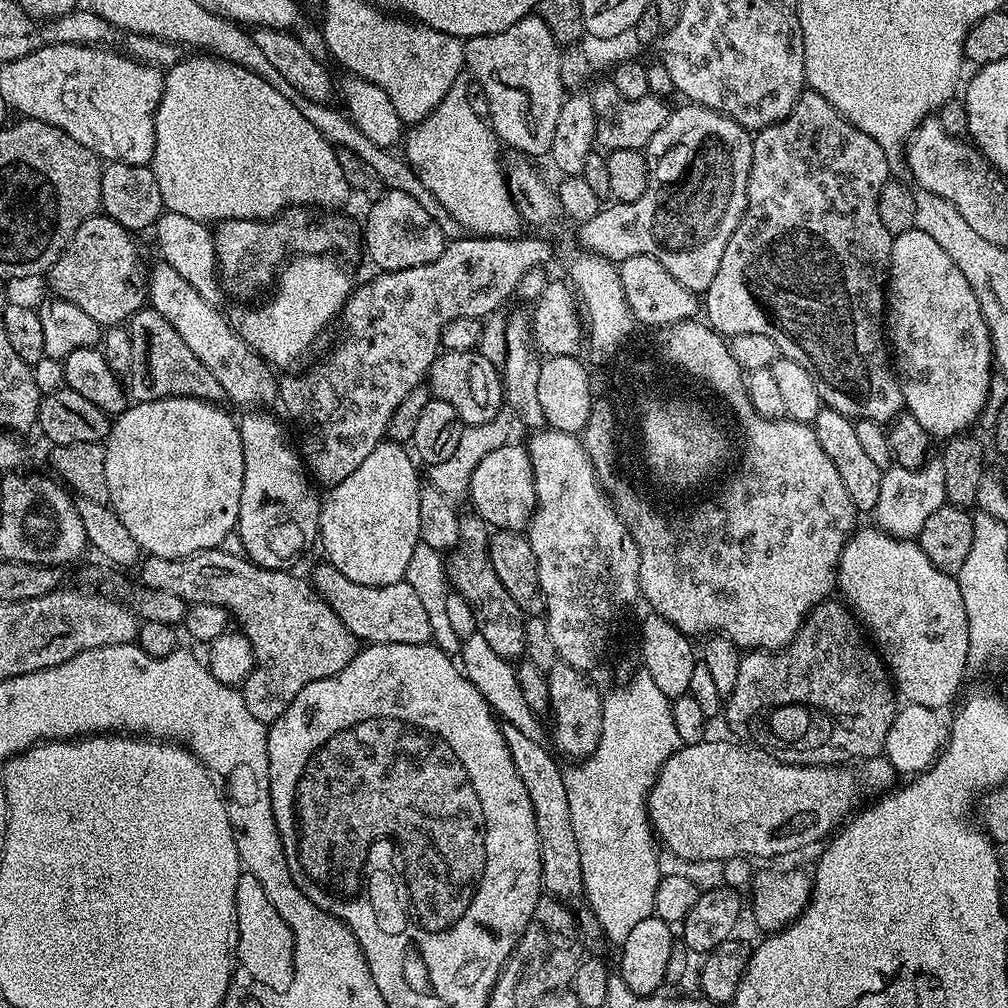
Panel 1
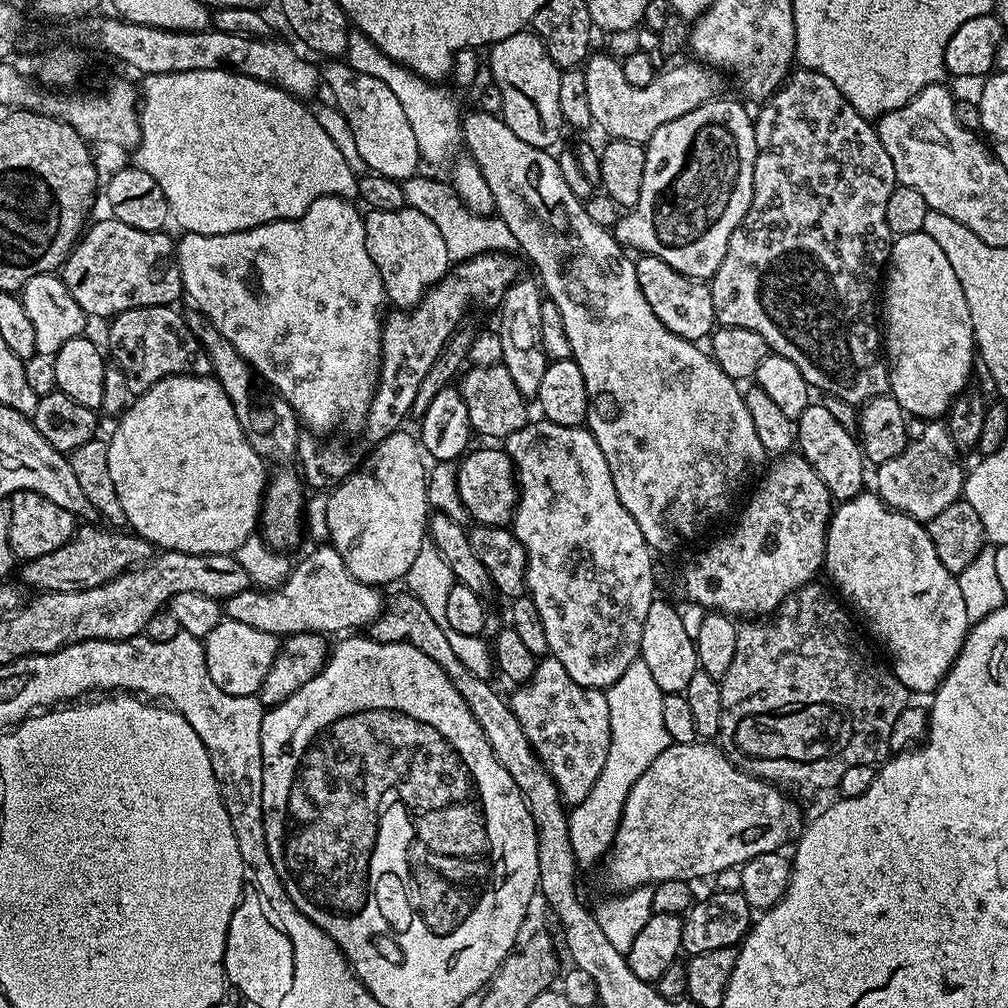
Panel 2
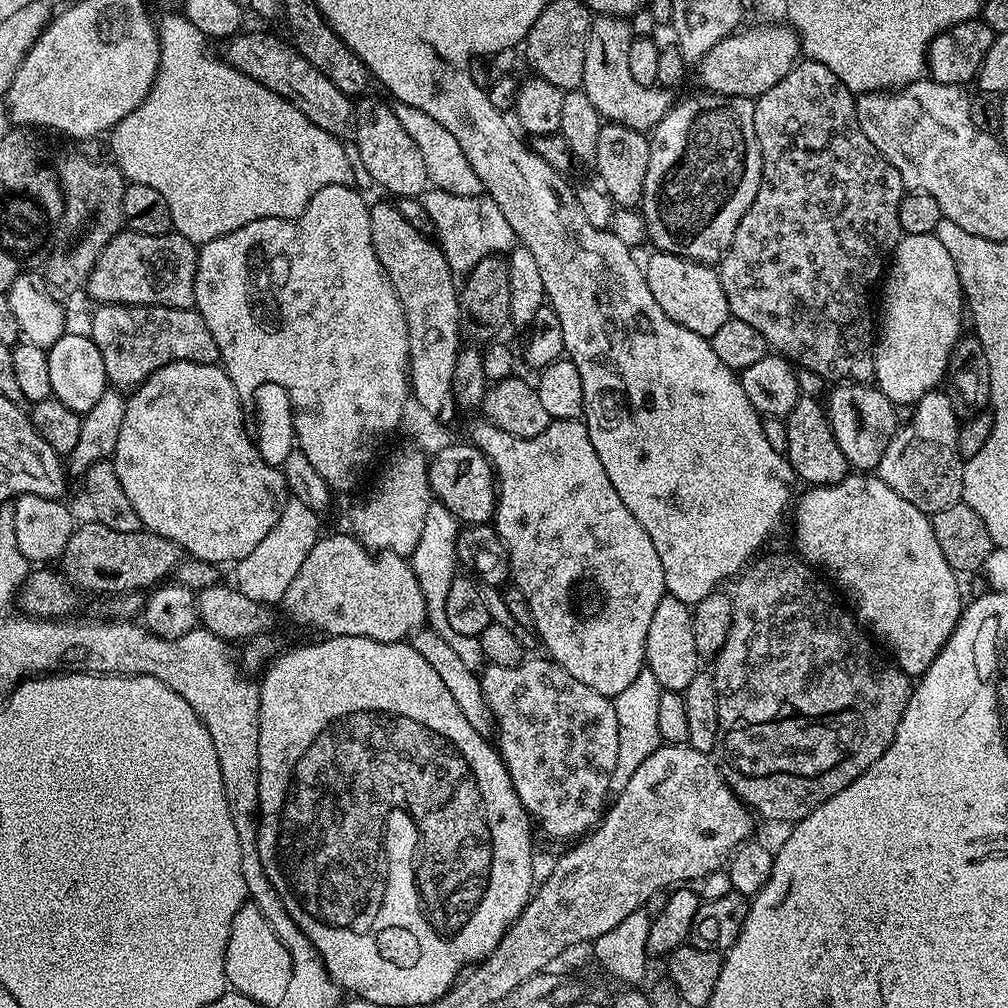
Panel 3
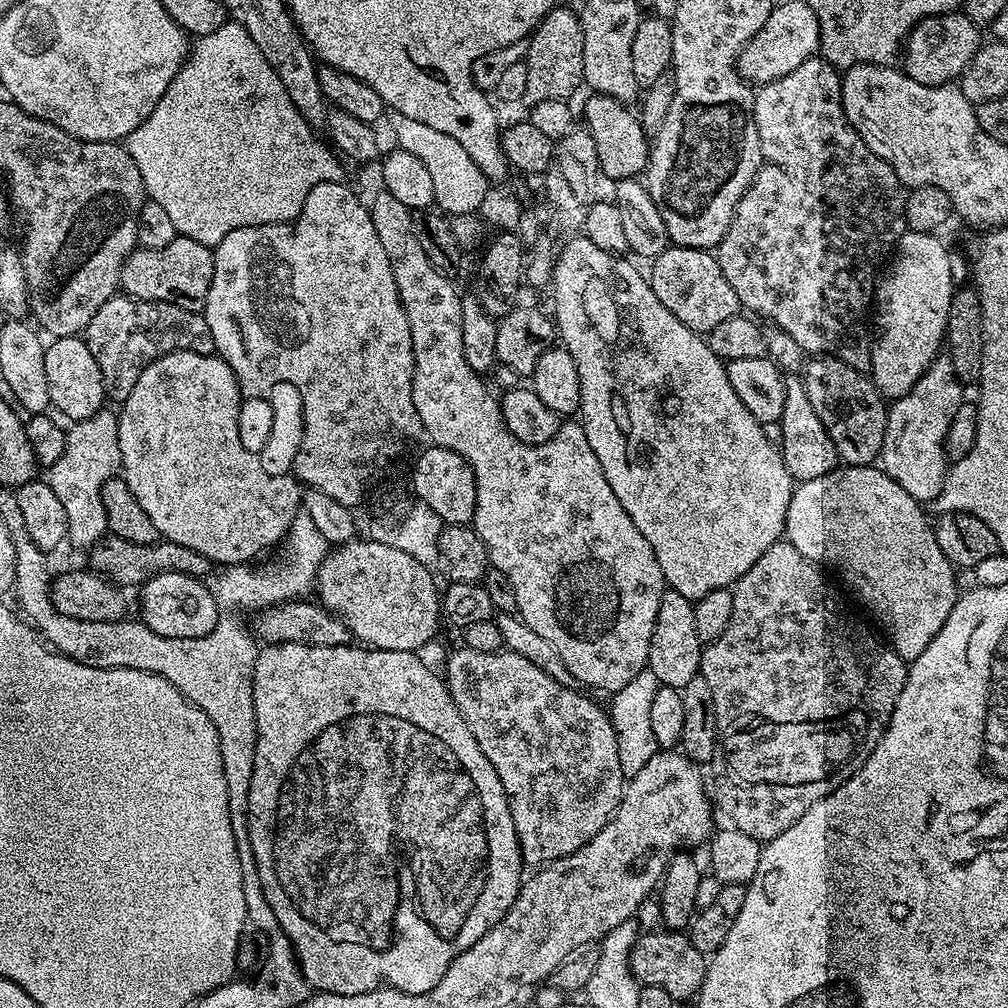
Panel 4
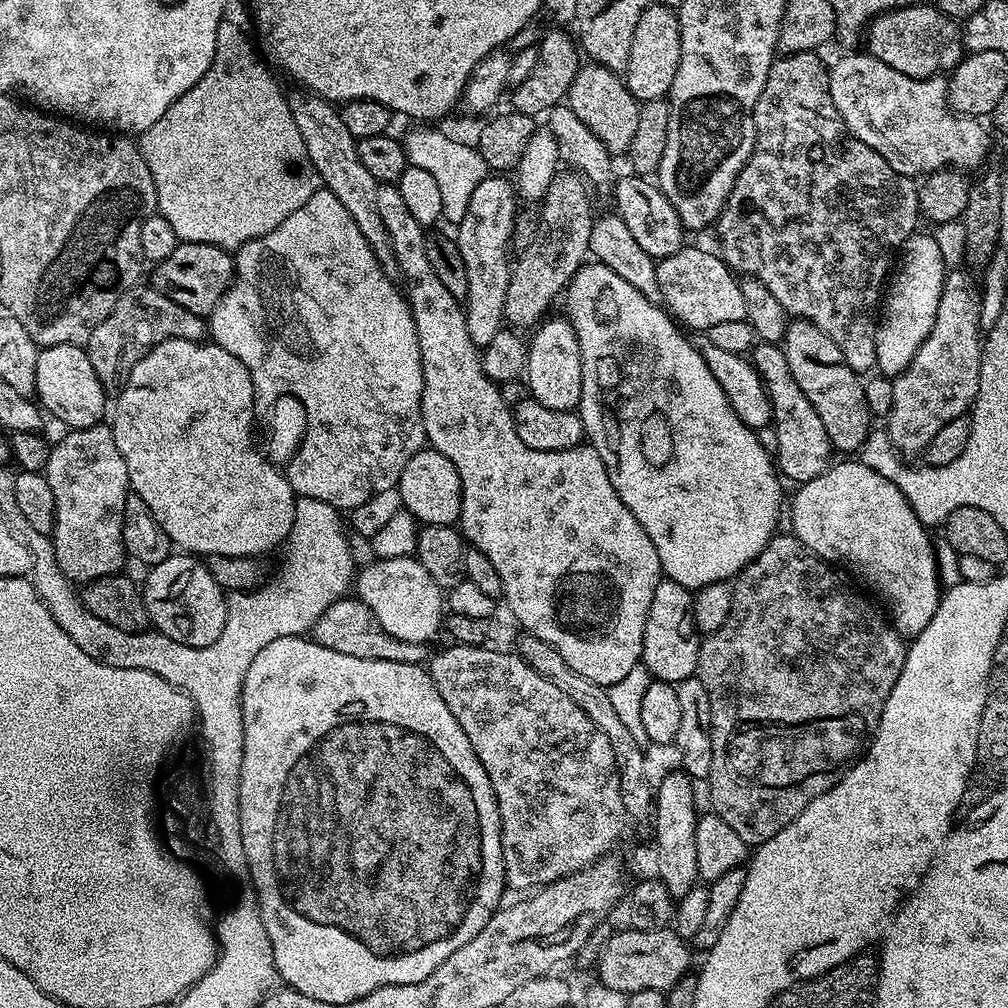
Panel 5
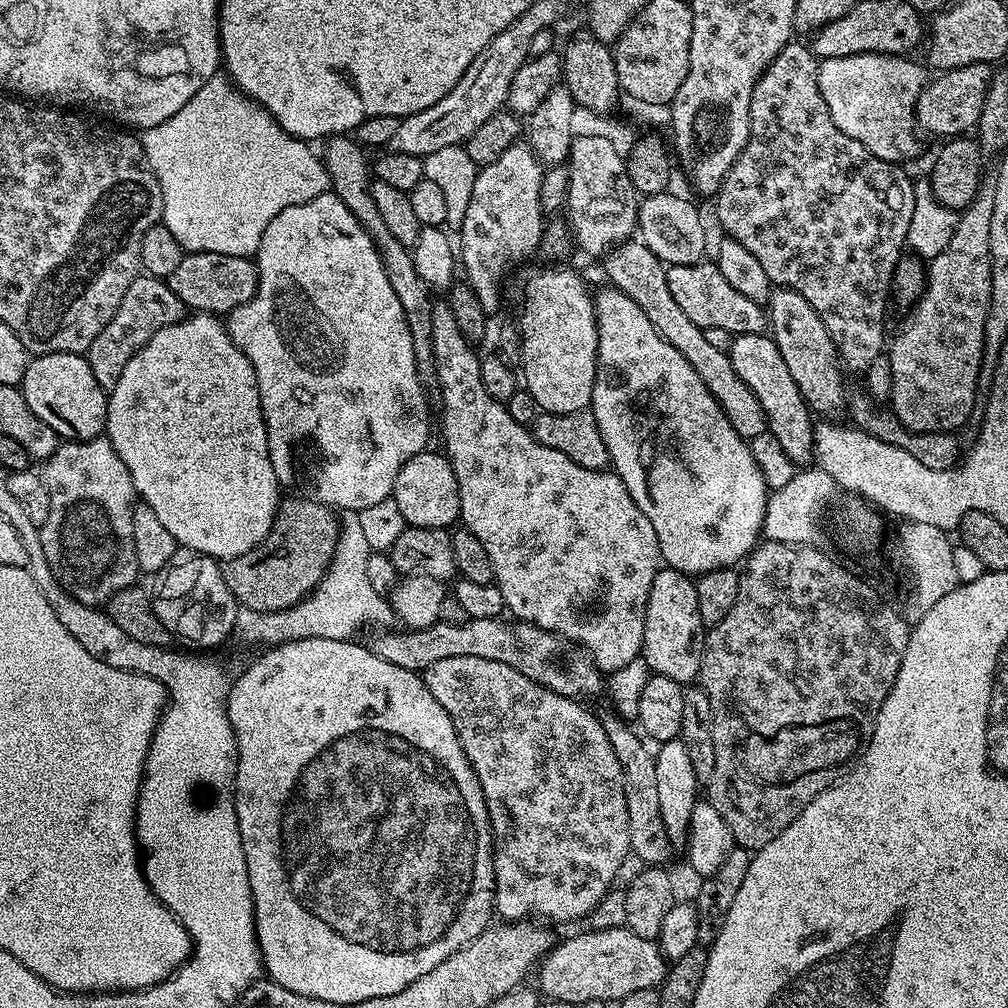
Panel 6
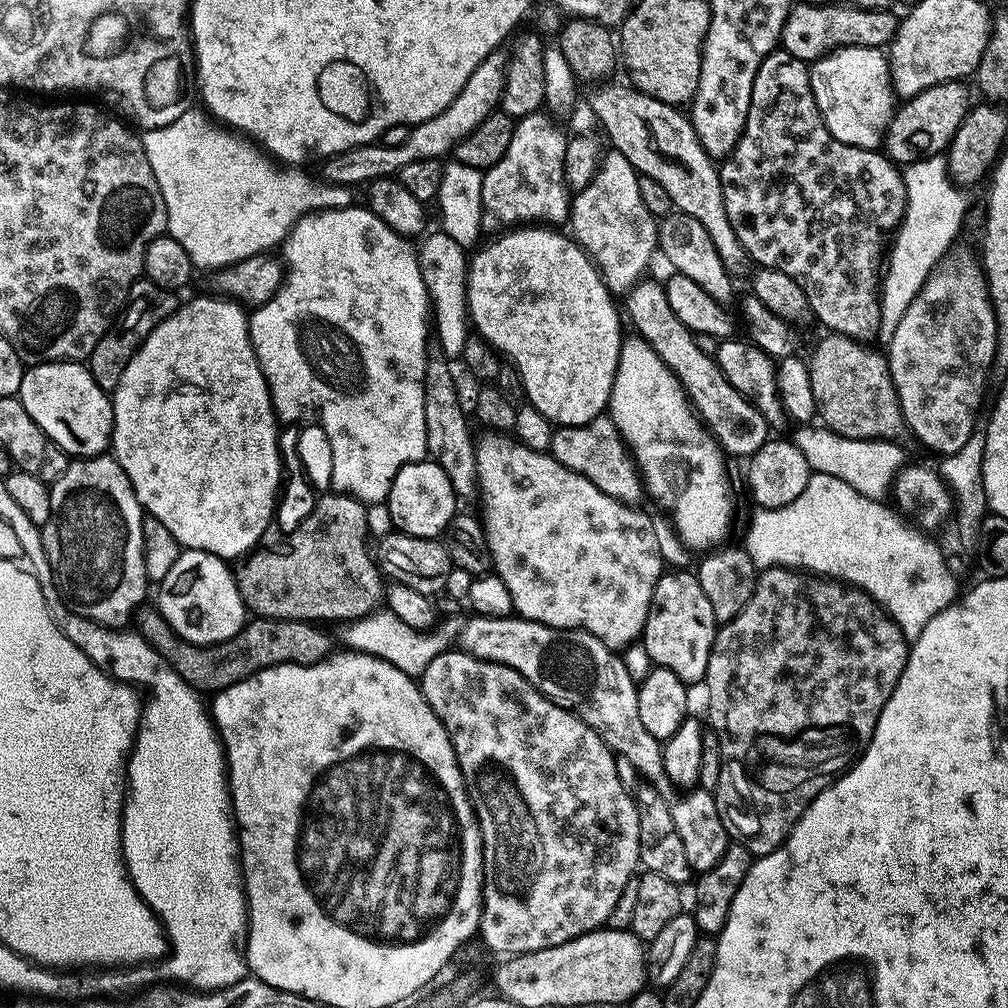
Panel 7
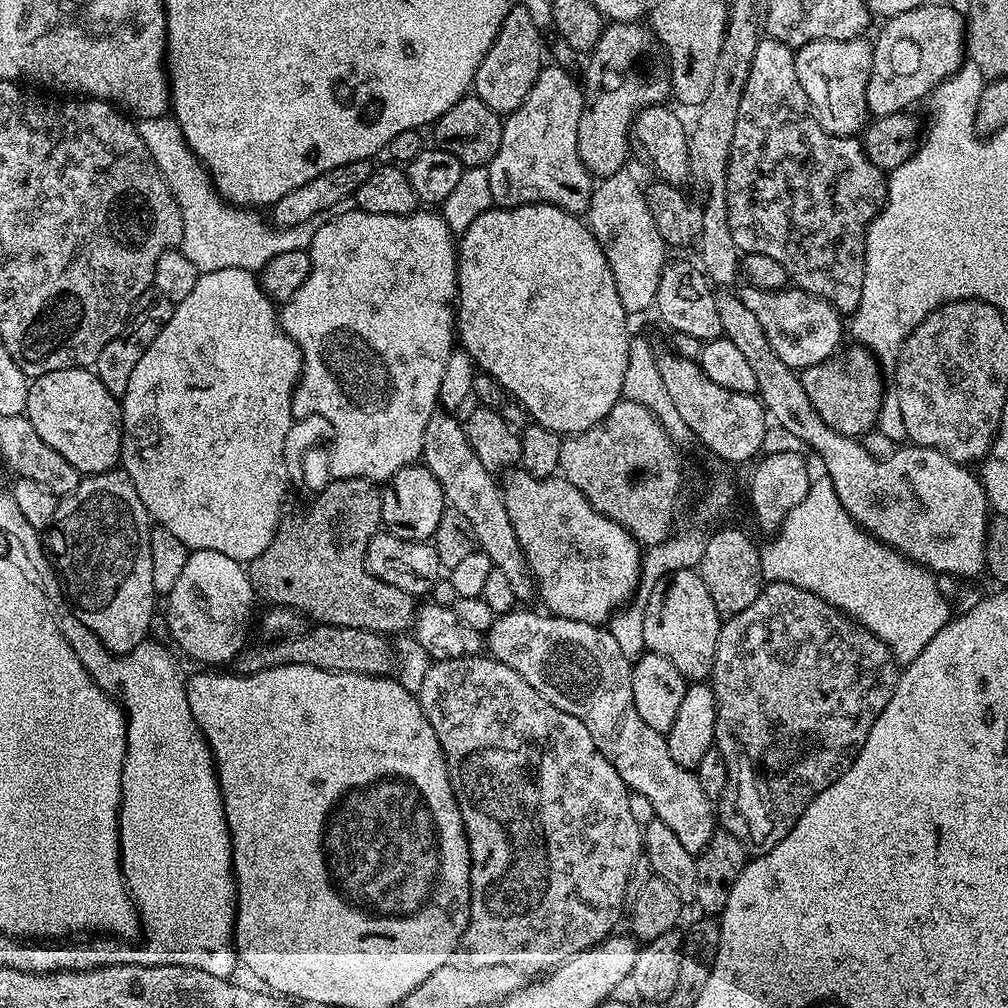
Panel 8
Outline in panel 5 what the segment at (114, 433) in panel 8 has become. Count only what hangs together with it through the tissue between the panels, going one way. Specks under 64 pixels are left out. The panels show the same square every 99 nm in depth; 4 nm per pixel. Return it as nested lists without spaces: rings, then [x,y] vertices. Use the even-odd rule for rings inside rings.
[[[79,344],[40,348],[35,399],[47,415],[49,412],[54,419],[61,420],[65,424],[63,427],[68,430],[89,428],[105,419],[104,387],[102,382],[98,382],[98,374],[94,374],[94,366],[90,366],[87,351]]]

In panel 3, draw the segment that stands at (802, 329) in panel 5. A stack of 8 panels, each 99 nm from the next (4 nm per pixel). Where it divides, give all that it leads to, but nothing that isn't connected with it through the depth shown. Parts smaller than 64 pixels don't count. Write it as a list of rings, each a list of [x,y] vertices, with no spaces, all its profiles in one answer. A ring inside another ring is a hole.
[[[840,382],[833,388],[836,389],[833,392],[831,389],[826,396],[826,411],[832,433],[838,442],[838,450],[842,450],[849,469],[855,470],[857,473],[868,474],[871,473],[871,468],[872,471],[879,469],[882,454],[886,454],[886,446],[890,446],[898,427],[897,405],[892,404],[890,398],[886,398],[886,394],[882,394],[879,388],[868,382]]]

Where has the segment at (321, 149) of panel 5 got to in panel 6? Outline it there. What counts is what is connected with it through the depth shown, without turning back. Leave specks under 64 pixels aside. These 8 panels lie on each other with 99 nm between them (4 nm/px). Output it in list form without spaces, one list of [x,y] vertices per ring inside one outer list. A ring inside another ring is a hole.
[[[348,134],[331,137],[324,146],[322,159],[324,169],[328,172],[331,191],[335,192],[338,198],[342,198],[342,202],[346,202],[346,210],[350,210],[350,214],[354,214],[354,218],[358,218],[358,222],[370,234],[370,238],[380,251],[382,266],[386,270],[386,276],[390,278],[390,286],[394,286],[394,294],[398,294],[398,302],[402,302],[402,310],[406,314],[406,326],[410,326],[410,338],[414,342],[414,362],[420,383],[425,386],[435,385],[434,320],[432,318],[434,298],[430,296],[432,295],[430,287],[415,270],[411,251],[402,242],[398,242],[394,234],[390,234],[386,222],[382,222],[382,214],[378,214],[378,206],[370,191],[370,164],[369,161],[368,164],[364,161],[365,149]]]

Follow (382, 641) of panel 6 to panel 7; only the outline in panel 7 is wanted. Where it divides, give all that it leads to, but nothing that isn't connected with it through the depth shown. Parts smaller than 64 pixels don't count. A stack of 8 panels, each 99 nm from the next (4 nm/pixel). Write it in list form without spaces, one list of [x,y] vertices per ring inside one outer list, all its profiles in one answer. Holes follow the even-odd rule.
[[[469,615],[465,622],[465,629],[460,634],[459,647],[469,652],[479,660],[489,660],[502,666],[510,666],[526,682],[530,682],[550,702],[570,710],[586,726],[590,726],[606,742],[606,746],[612,749],[613,753],[625,765],[637,768],[645,776],[651,787],[657,788],[660,792],[667,793],[670,785],[668,775],[664,769],[664,749],[661,741],[654,738],[642,726],[642,718],[638,718],[638,687],[637,681],[630,678],[630,674],[624,665],[623,655],[617,654],[613,649],[607,648],[594,634],[584,632],[580,628],[551,628],[545,624],[539,624],[533,620],[524,620],[518,615],[511,616],[477,616]]]

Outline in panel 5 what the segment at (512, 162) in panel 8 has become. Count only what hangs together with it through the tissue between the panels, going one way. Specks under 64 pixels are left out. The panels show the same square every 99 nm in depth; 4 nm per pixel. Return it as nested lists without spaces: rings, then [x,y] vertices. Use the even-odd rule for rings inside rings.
[[[489,174],[482,182],[478,182],[462,222],[454,228],[454,239],[466,270],[466,298],[462,302],[466,330],[470,330],[470,342],[474,342],[481,350],[506,324],[503,307],[512,274],[508,252],[512,248],[512,231],[518,215],[518,195],[513,181],[504,176],[507,175]]]

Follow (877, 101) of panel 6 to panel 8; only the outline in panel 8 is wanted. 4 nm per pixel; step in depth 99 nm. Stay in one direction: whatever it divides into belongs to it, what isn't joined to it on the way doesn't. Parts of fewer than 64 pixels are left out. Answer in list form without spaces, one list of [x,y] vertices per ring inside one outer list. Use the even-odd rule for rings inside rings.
[[[867,39],[815,40],[795,49],[796,73],[819,124],[835,136],[859,137],[870,120],[866,86],[872,73],[872,44]]]

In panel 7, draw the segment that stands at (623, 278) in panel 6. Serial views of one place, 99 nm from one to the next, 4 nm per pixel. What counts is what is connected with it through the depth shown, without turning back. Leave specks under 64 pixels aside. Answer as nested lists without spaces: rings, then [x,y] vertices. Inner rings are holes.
[[[651,278],[642,279],[626,293],[626,300],[627,323],[629,320],[636,327],[633,328],[635,335],[642,337],[652,347],[654,354],[658,354],[658,358],[662,358],[666,367],[676,375],[701,424],[711,432],[729,457],[749,458],[754,455],[770,438],[766,418],[762,418],[760,411],[745,396],[738,394],[730,382],[726,382],[715,359],[698,350],[694,343],[694,333],[682,322],[678,322],[678,316],[670,310],[664,284]]]

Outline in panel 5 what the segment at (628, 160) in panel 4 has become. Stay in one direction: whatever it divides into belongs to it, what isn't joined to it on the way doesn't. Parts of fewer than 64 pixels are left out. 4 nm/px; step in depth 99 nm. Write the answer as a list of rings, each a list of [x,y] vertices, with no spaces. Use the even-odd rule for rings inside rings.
[[[591,62],[581,63],[580,69],[574,74],[574,82],[570,82],[570,90],[566,103],[586,126],[590,126],[593,134],[613,154],[627,153],[630,142],[634,142],[634,129],[638,127],[638,114],[641,101],[636,100],[625,86],[623,79],[617,73],[601,64]]]

